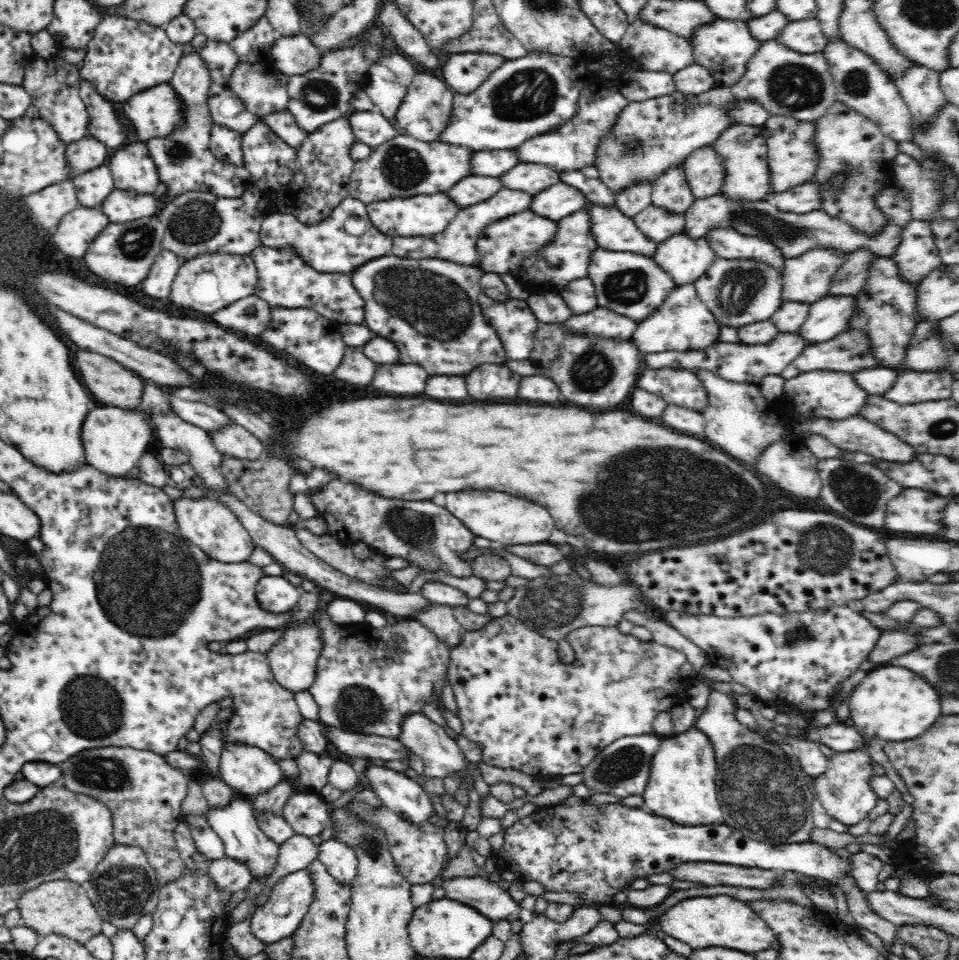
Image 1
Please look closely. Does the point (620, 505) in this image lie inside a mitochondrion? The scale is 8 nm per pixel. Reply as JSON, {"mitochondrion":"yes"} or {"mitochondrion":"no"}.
{"mitochondrion":"yes"}

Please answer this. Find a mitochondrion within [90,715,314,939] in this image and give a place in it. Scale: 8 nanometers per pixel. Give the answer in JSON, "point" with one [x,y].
{"point":[123,890]}

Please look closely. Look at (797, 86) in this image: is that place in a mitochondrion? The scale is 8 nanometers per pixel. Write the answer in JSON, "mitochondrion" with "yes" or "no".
{"mitochondrion":"yes"}

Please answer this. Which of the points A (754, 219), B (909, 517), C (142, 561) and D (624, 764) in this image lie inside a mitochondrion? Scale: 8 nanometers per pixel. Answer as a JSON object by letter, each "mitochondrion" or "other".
{"A":"mitochondrion","B":"other","C":"mitochondrion","D":"mitochondrion"}

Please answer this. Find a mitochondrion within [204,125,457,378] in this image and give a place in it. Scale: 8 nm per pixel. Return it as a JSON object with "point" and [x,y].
{"point":[402,167]}

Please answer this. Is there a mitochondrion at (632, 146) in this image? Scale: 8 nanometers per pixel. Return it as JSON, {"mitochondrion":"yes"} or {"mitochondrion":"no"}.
{"mitochondrion":"yes"}

